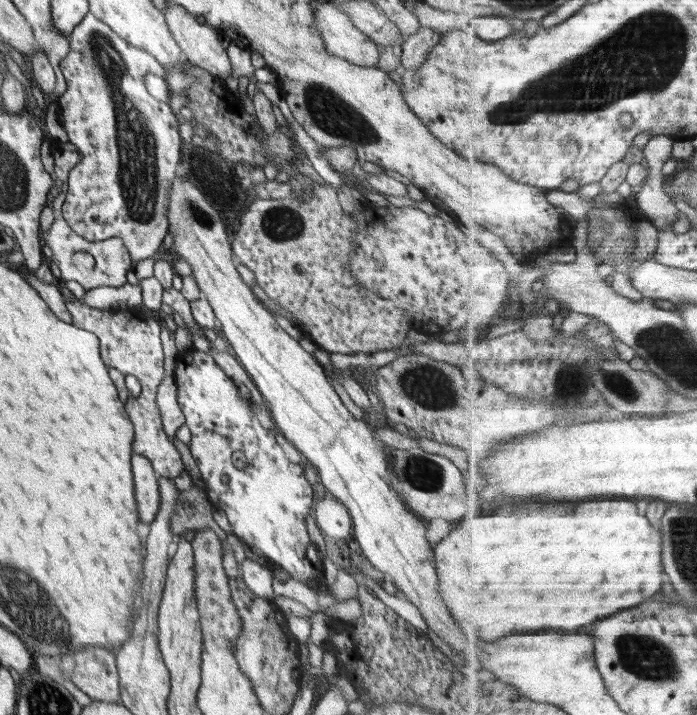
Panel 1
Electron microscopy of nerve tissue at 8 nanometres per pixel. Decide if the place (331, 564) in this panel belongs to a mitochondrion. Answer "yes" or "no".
no

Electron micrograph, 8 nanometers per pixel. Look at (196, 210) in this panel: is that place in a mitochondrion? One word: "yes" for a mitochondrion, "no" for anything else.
yes

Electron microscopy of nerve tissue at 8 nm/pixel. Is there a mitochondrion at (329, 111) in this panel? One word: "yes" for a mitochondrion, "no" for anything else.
yes

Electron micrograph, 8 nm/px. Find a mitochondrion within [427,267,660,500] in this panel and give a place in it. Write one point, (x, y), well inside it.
(570, 380)

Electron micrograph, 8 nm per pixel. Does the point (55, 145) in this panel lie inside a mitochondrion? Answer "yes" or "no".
no

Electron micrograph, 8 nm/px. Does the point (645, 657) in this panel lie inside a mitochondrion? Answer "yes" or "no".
yes

